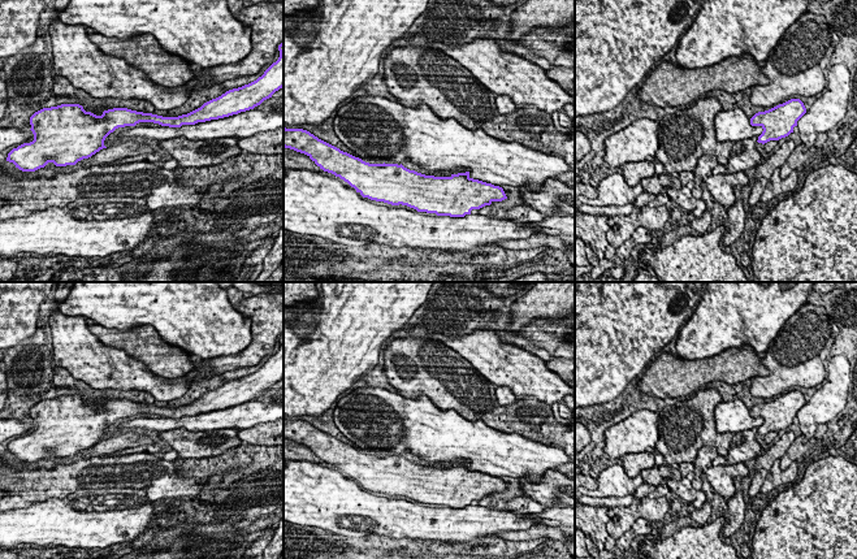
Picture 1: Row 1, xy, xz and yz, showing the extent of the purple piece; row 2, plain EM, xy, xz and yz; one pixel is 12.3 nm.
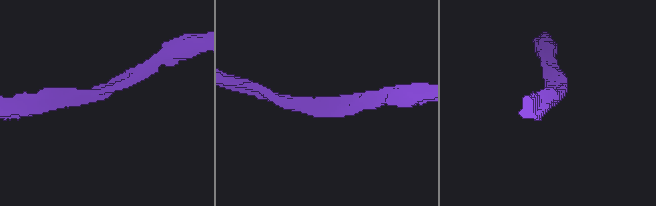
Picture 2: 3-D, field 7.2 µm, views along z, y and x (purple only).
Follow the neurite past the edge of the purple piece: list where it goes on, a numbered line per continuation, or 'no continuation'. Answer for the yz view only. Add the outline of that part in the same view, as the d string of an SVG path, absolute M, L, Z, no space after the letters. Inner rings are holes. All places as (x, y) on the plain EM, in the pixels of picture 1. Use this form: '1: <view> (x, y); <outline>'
no continuation

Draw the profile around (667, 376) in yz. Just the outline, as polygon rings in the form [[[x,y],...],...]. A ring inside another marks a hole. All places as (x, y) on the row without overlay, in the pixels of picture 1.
[[[749,343],[698,360],[661,352],[650,361],[648,370],[639,377],[637,389],[663,400],[683,399],[714,381],[735,385],[767,374],[769,369]]]

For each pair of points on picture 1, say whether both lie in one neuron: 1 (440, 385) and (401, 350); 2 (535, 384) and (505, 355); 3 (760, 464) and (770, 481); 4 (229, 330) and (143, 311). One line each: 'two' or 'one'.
1: one
2: one
3: two
4: one

